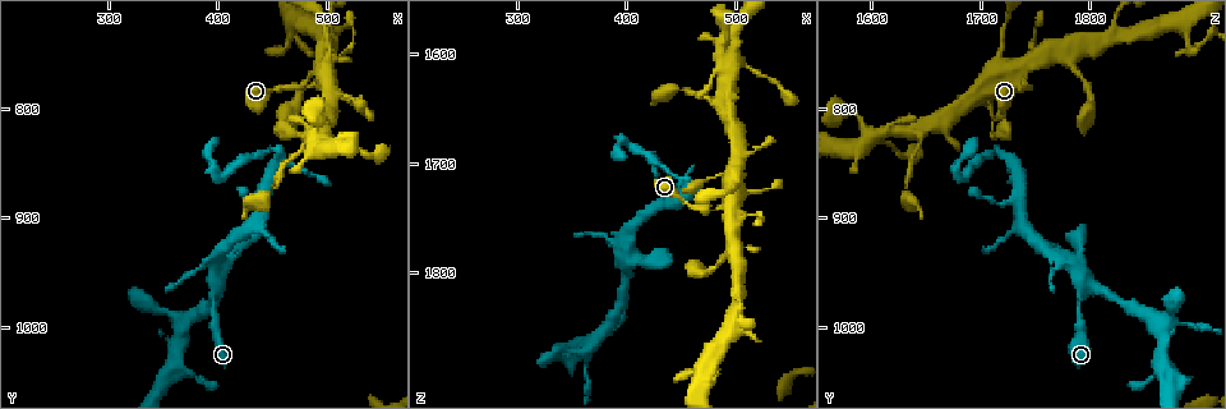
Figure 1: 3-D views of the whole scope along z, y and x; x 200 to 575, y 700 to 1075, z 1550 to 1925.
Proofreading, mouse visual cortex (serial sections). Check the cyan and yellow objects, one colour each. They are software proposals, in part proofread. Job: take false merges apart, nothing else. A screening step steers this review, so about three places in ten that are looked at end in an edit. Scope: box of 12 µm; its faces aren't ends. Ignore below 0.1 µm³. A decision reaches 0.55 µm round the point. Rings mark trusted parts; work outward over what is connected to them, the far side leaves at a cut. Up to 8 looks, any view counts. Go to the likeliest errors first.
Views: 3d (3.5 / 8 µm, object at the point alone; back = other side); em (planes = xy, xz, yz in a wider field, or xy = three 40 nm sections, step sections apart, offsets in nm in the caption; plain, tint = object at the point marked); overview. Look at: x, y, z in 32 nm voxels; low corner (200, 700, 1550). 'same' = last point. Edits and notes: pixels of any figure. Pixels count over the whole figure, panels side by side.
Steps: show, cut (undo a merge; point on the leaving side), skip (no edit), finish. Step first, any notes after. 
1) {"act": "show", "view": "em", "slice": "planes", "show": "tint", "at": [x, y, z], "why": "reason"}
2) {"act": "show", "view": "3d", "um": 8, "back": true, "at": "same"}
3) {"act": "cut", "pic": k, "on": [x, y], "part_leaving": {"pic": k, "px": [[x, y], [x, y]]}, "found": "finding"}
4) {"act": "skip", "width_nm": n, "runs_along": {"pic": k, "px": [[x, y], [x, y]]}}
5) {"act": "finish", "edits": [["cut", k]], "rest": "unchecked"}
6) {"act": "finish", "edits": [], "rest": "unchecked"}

{"act": "show", "view": "3d", "um": 8, "at": [502, 784, 1698], "why": "small branch off a trunk"}

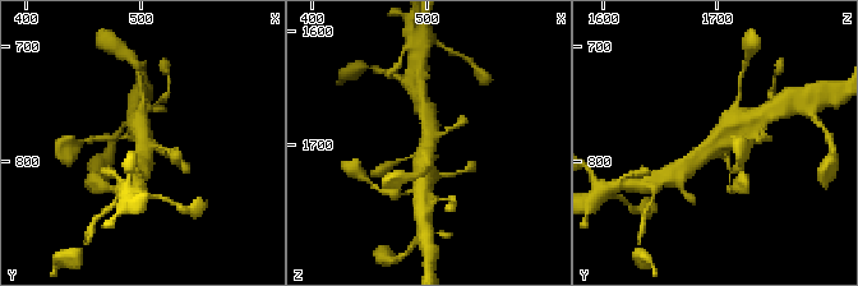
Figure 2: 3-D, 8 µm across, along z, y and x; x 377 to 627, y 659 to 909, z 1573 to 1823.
{"act": "show", "view": "em", "slice": "xy", "step": 5, "show": "tint", "at": [502, 784, 1700], "why": "now the EM"}

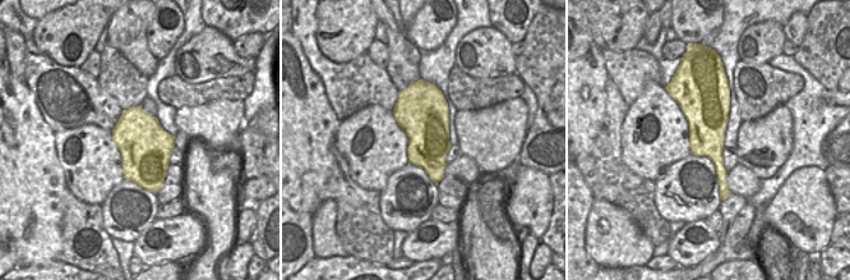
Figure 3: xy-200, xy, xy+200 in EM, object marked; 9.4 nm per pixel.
{"act": "skip", "runs_along": {"pic": 2, "px": [[742, 121], [728, 124], [687, 167]]}, "found": "all the same cell"}

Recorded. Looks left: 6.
{"act": "show", "view": "3d", "um": 3.5, "at": [478, 838, 1642], "why": "thick turns thin"}

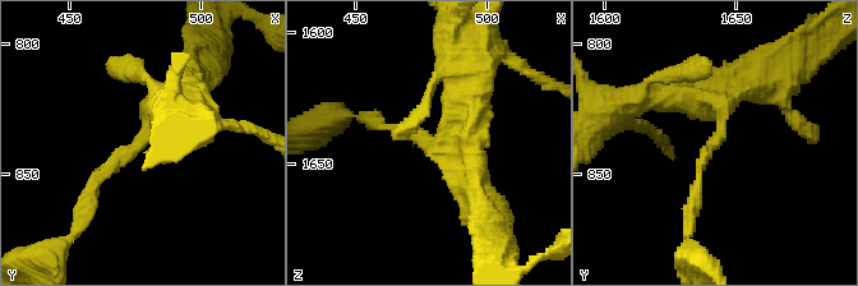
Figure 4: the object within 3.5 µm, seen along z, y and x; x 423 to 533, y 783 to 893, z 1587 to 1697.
{"act": "show", "view": "em", "slice": "xy", "step": 3, "show": "tint", "at": [477, 837, 1642], "arm_widths_nm": [100, 300], "why": "need the tissue"}

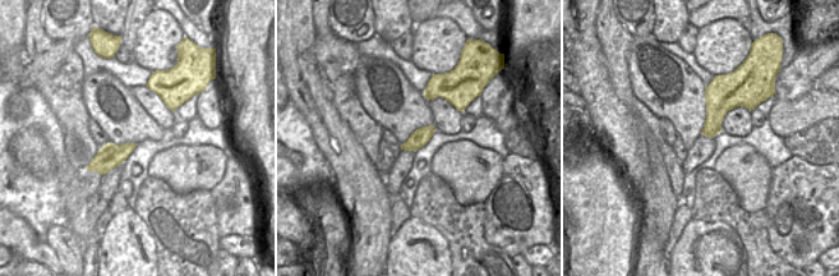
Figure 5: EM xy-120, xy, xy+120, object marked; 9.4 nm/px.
{"act": "skip", "runs_along": {"pic": 4, "px": [[741, 82], [724, 101], [695, 199]]}, "found": "one cell here"}

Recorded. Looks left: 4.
{"act": "show", "view": "3d", "um": 3.5, "at": [398, 964, 1794]}

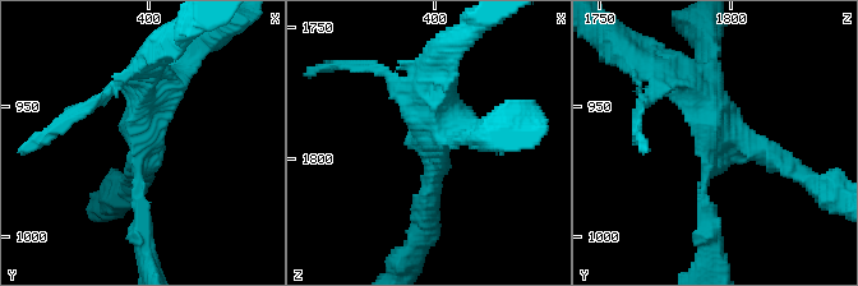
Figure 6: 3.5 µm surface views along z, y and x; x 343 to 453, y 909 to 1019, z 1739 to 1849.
{"act": "show", "view": "em", "slice": "xy", "step": 5, "show": "tint", "at": [400, 962, 1794], "arms": 3, "arm_widths_nm": [150, 250, 450], "why": "shape alone is not enough"}

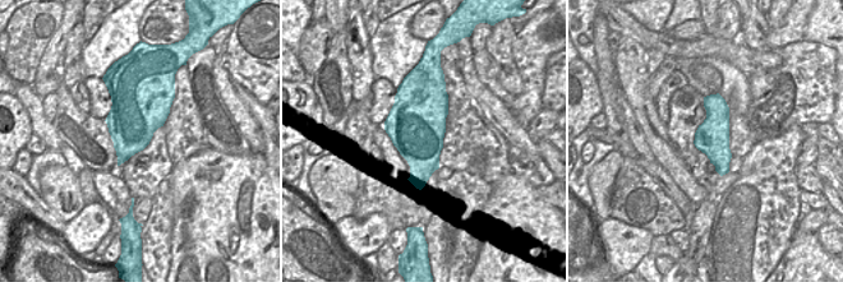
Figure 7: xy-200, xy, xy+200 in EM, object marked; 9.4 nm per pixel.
{"act": "skip", "found": "one cell here"}

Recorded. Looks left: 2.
{"act": "finish", "edits": [], "rest": "unchecked"}

